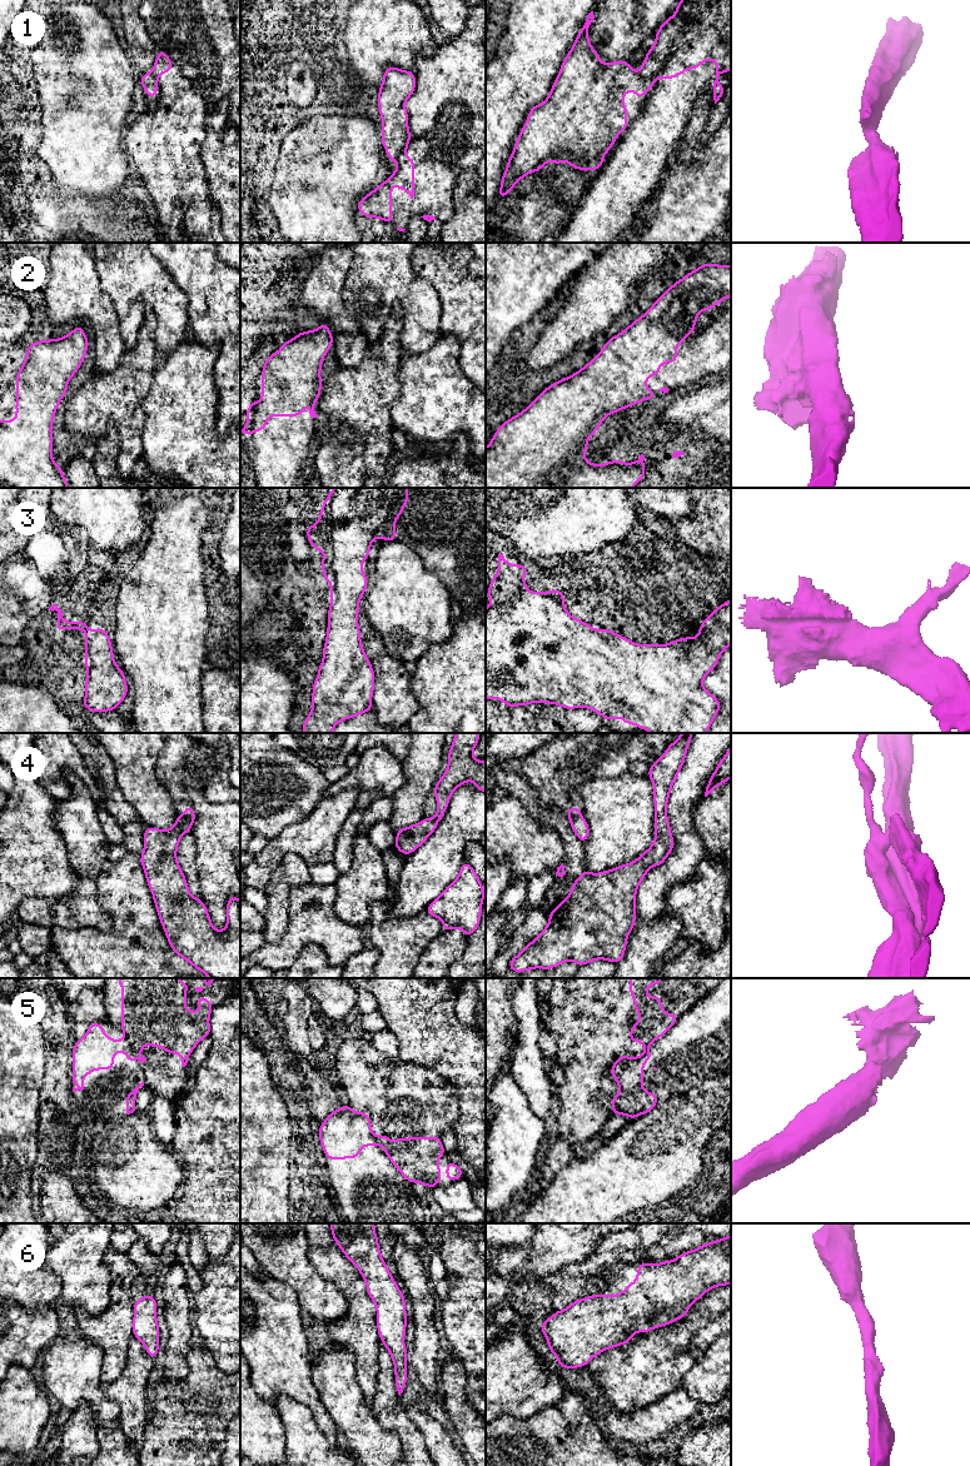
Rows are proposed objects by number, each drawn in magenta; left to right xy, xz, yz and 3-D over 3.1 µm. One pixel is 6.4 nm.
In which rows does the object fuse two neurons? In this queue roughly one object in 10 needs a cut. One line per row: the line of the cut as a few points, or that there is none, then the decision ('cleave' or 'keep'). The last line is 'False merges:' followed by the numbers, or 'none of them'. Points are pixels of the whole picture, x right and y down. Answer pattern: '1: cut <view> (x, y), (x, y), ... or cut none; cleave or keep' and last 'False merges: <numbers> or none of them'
1: cut xz (407, 144), (396, 160); cleave
2: cut none; keep
3: cut none; keep
4: cut xy (182, 814), (192, 823); cleave
5: cut xy (127, 1037), (137, 1055); cleave
6: cut none; keep
False merges: 1, 4, 5

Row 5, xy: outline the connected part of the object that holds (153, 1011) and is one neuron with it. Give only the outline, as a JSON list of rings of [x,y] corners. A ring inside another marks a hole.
[[[119,978],[119,984],[123,989],[120,1029],[133,1051],[139,1054],[145,1043],[163,1047],[166,1053],[180,1054],[181,1066],[185,1067],[195,1046],[210,1036],[209,1018],[214,1004],[207,997],[197,997],[199,1011],[190,1012],[184,1006],[189,984],[179,978]]]

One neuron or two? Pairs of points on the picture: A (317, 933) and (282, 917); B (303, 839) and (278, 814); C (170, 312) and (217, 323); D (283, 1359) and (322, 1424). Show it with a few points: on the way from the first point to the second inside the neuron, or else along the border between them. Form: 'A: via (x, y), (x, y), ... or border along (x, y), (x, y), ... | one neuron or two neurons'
A: border along (290, 891), (288, 927), (277, 942), (270, 943) | two neurons
B: border along (313, 808), (307, 816), (289, 823), (268, 839) | two neurons
C: border along (180, 289), (188, 299), (189, 324) | two neurons
D: via (290, 1375), (317, 1407) | one neuron

